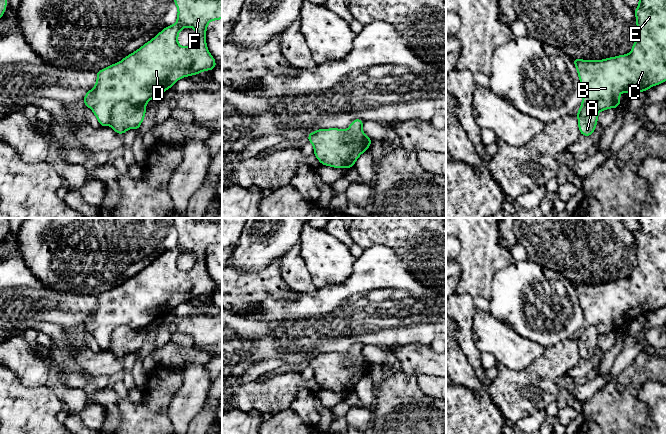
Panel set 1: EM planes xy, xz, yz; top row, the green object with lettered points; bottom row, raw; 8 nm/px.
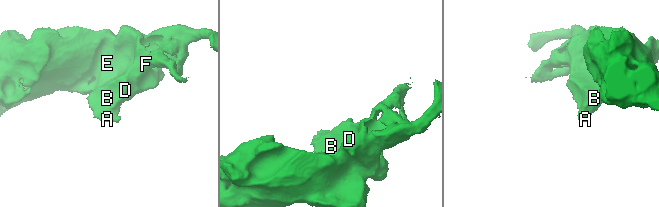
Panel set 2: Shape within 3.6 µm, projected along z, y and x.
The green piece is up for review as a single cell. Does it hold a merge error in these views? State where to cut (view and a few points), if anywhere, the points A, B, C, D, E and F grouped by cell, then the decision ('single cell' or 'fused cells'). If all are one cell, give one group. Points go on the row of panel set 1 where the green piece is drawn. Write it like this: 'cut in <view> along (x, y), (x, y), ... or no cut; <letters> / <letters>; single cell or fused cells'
cut in xy along (144, 104), (118, 102), (112, 109), (108, 124); A / B C D E F; fused cells

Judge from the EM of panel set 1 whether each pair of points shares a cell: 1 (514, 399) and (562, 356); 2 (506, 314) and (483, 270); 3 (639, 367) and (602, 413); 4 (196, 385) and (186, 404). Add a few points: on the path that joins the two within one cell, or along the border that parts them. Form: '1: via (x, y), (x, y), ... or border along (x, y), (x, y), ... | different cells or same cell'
1: via (521, 386), (532, 381), (549, 366) | same cell
2: border along (506, 267), (494, 275), (489, 299) | different cells
3: via (632, 379), (631, 387), (614, 404) | same cell
4: via (194, 390), (188, 399) | same cell

